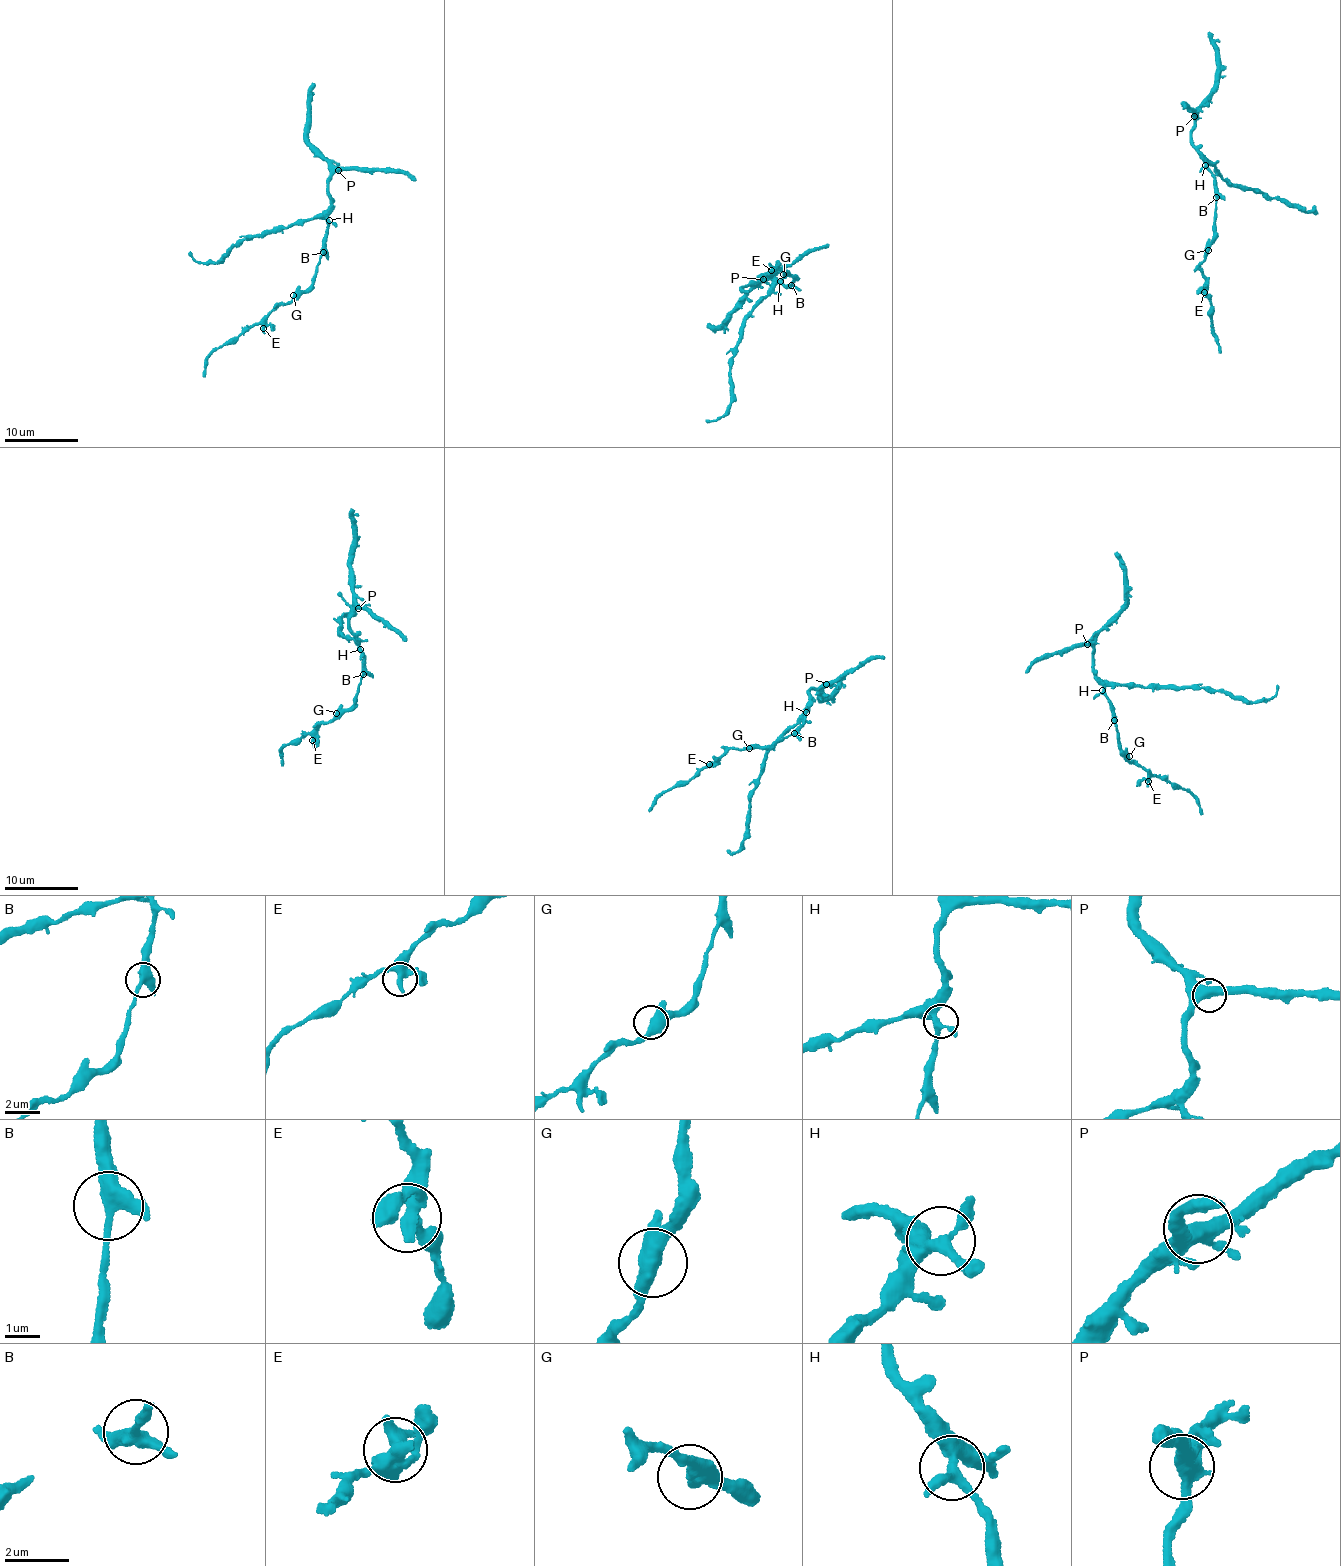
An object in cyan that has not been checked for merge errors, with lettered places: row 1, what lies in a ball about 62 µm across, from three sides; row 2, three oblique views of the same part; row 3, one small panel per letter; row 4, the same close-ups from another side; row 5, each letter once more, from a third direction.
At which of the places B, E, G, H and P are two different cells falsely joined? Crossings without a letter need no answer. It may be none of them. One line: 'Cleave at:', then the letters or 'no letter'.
Cleave at: no letter

